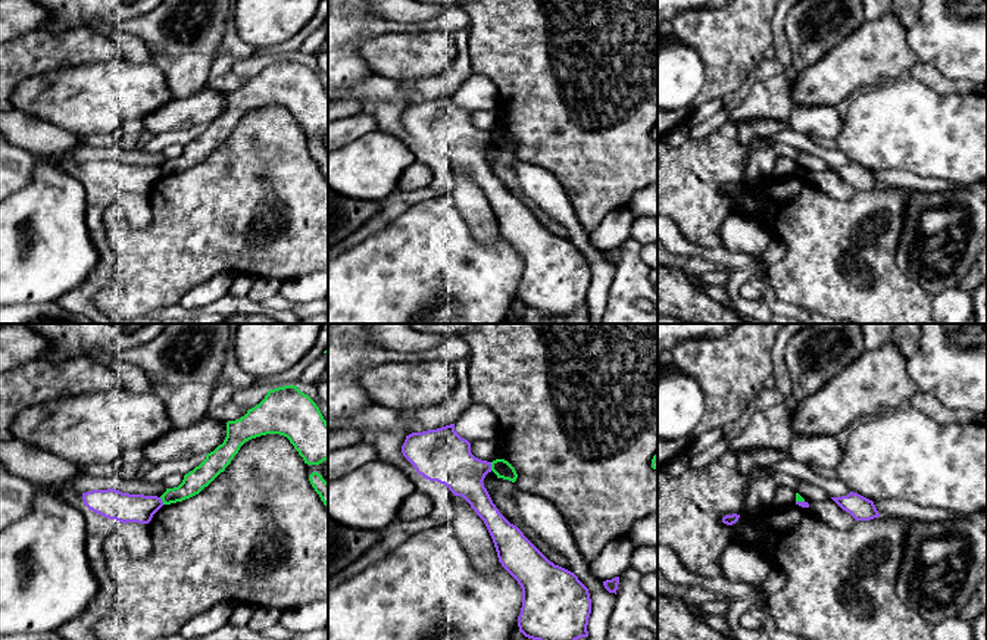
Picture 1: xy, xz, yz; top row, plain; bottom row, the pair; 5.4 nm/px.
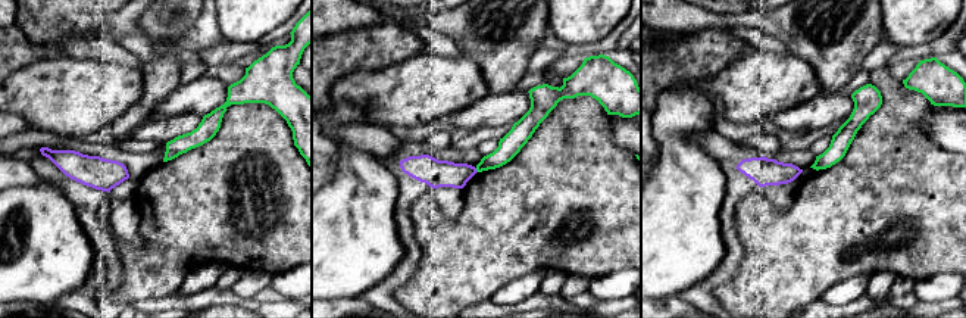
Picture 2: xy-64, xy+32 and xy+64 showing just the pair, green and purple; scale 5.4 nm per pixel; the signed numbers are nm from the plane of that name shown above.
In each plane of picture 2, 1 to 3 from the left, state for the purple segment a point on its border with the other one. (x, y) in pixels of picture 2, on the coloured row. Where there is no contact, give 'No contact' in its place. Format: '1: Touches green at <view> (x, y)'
1: No contact
2: Touches green at xy+32 (477, 170)
3: No contact

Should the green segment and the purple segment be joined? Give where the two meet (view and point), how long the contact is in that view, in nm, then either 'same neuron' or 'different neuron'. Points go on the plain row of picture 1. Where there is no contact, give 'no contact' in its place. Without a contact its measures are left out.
xz (492, 137) | 50 nm | different neuron

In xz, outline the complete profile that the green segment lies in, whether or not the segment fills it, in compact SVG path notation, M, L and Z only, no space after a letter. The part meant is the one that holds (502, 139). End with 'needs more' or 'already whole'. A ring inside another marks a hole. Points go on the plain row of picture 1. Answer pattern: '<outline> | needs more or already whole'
M505 129L493 131L491 141L497 146L497 149L509 150L512 153L518 149L515 138Z | already whole

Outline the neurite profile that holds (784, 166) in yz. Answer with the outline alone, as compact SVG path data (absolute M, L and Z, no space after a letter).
M780 156L774 165L775 178L787 178L796 174L796 160L791 160L785 156Z

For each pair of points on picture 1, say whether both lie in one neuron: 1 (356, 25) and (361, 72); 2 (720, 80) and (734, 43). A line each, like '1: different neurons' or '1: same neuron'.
1: same neuron
2: same neuron

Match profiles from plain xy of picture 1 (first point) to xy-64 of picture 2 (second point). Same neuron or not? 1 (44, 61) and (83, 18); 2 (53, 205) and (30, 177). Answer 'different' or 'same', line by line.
1: different
2: different

